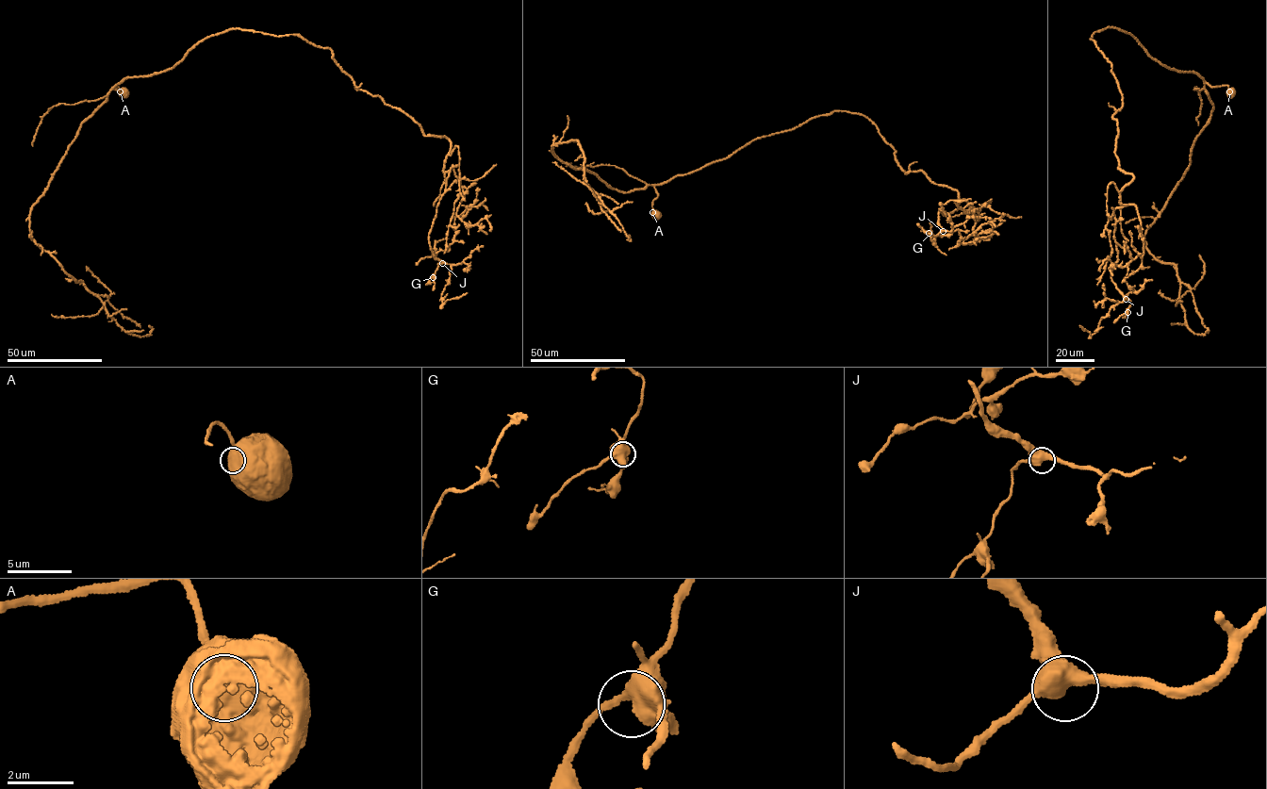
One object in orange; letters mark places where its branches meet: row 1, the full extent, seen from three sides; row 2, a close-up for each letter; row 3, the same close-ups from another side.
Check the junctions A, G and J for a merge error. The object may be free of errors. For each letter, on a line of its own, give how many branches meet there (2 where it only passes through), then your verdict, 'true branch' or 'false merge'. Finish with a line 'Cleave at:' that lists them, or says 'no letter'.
A: 1 branches meet; true branch
G: 3 branches meet; true branch
J: 3 branches meet; true branch
Cleave at: no letter

